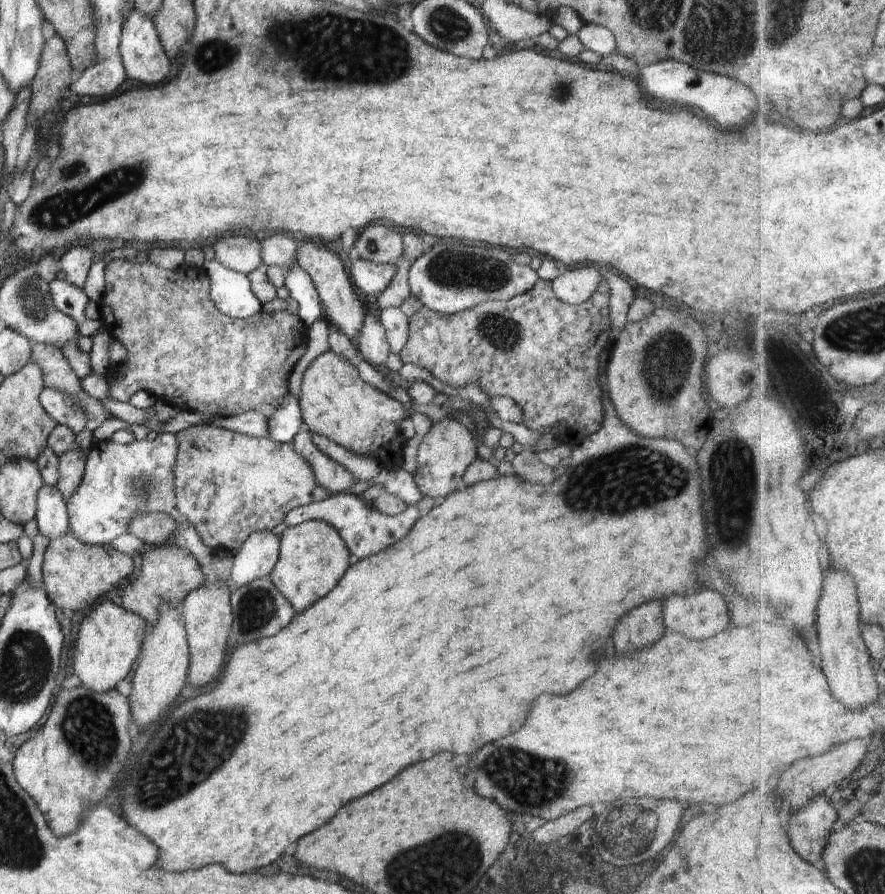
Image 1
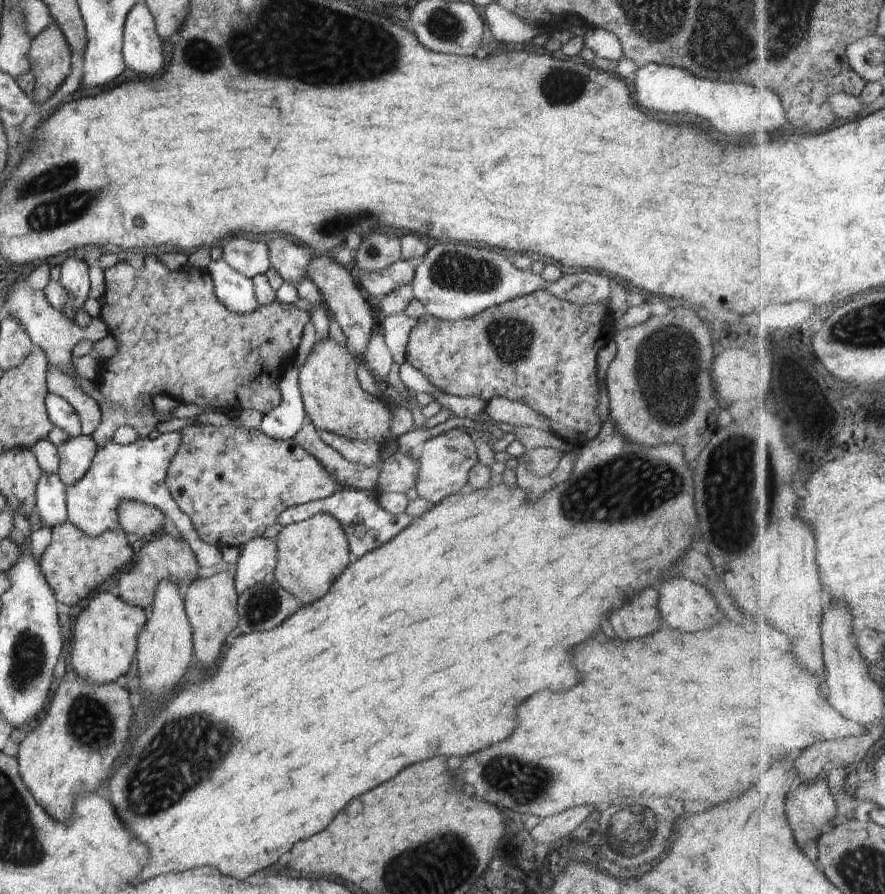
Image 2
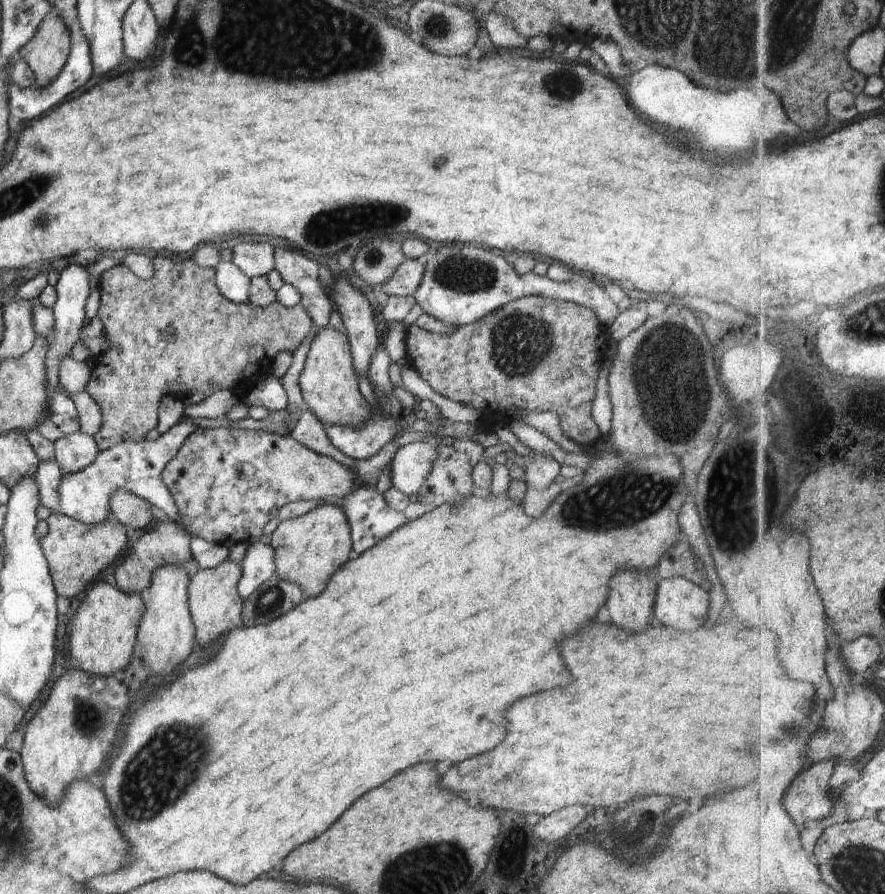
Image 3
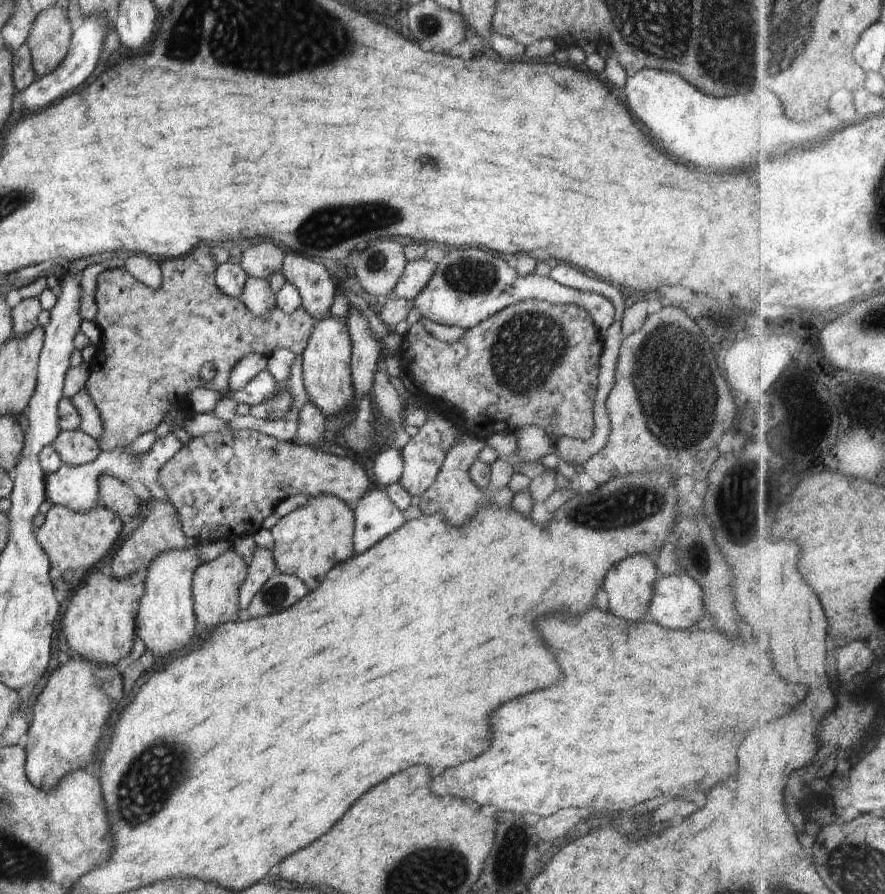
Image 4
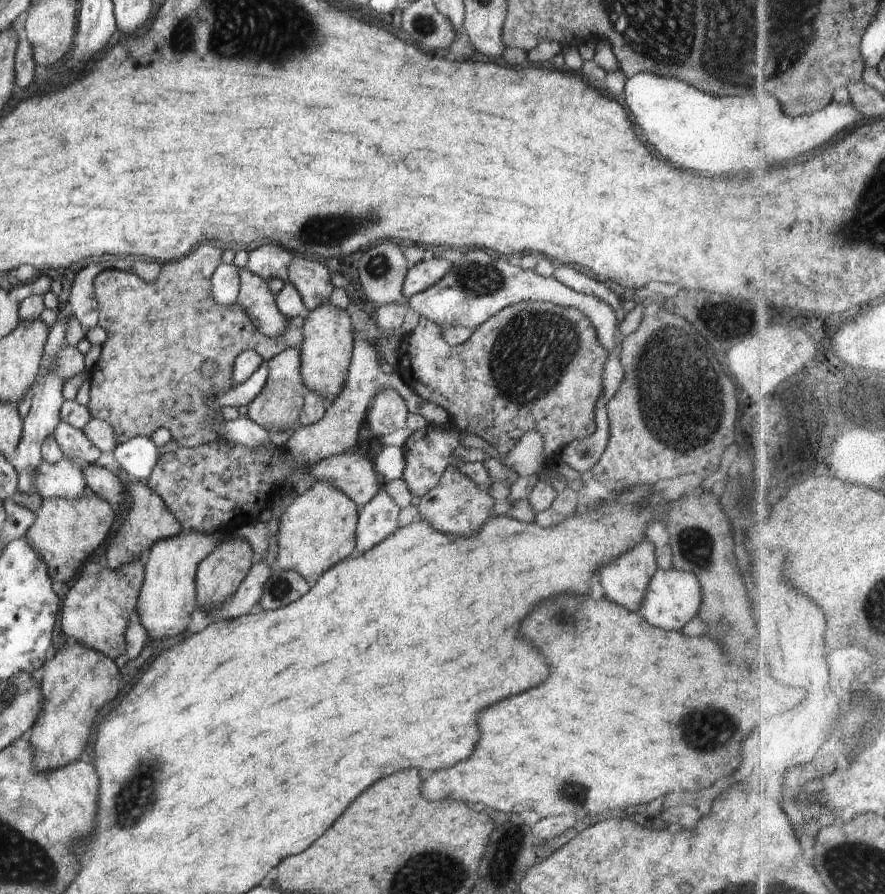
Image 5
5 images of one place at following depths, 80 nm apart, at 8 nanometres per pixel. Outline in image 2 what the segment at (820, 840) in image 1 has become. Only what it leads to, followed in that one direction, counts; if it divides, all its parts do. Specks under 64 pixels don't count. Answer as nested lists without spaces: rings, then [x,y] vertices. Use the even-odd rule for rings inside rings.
[[[796,780],[788,796],[788,810],[798,842],[802,842],[802,846],[810,844],[822,835],[822,828],[838,816],[838,804],[830,792],[830,782],[822,780],[816,786],[804,786]]]

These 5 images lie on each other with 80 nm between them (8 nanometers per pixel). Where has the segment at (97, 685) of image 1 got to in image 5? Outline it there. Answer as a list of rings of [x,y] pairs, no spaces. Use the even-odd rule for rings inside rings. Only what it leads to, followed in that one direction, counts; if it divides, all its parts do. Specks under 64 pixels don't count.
[[[94,558],[86,560],[70,583],[60,612],[60,626],[68,639],[102,653],[113,661],[125,654],[125,632],[131,615],[137,609],[137,598],[145,577],[144,564],[145,561],[139,559],[124,565],[118,571],[110,572]]]

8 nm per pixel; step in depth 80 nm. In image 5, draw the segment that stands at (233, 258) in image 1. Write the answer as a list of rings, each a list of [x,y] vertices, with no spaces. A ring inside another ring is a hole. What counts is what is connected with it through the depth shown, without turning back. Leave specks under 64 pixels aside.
[[[276,243],[260,245],[255,251],[249,252],[249,259],[244,268],[265,281],[279,278],[288,282],[288,265],[293,258],[293,252]]]

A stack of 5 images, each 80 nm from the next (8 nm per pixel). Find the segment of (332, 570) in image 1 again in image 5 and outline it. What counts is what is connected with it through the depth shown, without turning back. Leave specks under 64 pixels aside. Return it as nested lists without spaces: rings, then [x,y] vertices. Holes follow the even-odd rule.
[[[323,482],[299,495],[275,523],[280,570],[294,571],[314,584],[331,566],[355,555],[359,509],[342,491]]]

